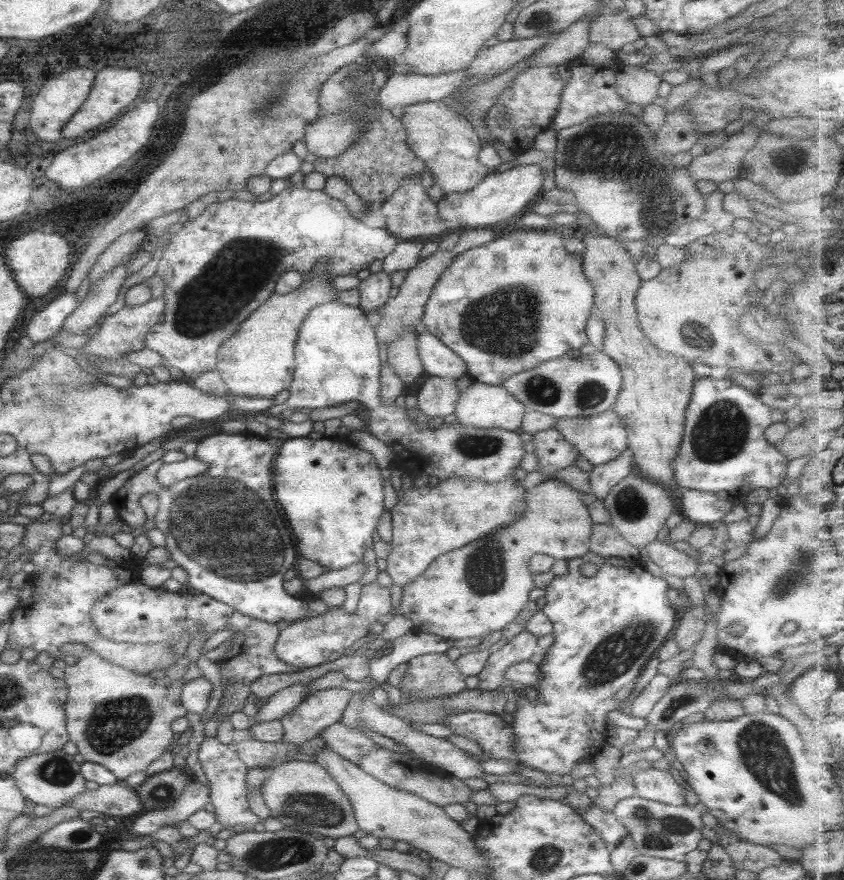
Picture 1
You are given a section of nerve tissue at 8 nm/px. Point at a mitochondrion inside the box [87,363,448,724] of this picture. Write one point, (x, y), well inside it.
(219, 524)

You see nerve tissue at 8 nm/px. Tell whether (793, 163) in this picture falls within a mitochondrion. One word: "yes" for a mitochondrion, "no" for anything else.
yes

